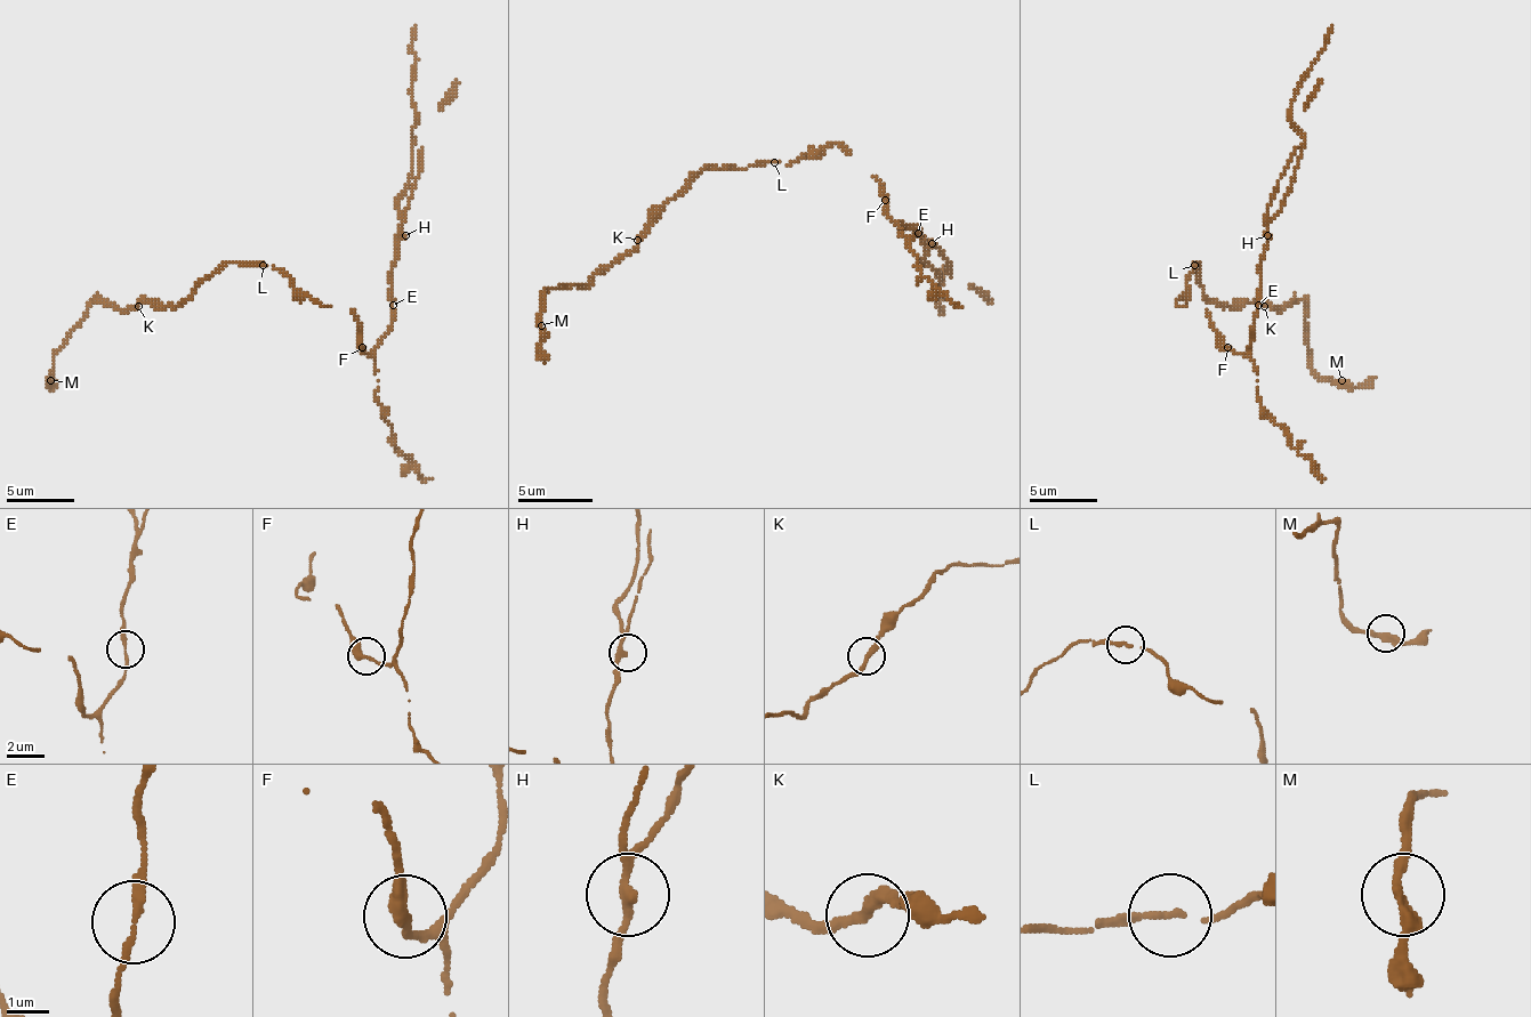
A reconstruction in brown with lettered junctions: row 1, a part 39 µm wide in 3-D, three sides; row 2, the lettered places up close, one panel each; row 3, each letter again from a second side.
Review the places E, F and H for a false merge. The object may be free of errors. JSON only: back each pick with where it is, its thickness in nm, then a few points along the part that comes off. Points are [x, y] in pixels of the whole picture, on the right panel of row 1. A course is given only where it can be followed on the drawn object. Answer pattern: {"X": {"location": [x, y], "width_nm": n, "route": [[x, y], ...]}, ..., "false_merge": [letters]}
{"false_merge": []}

